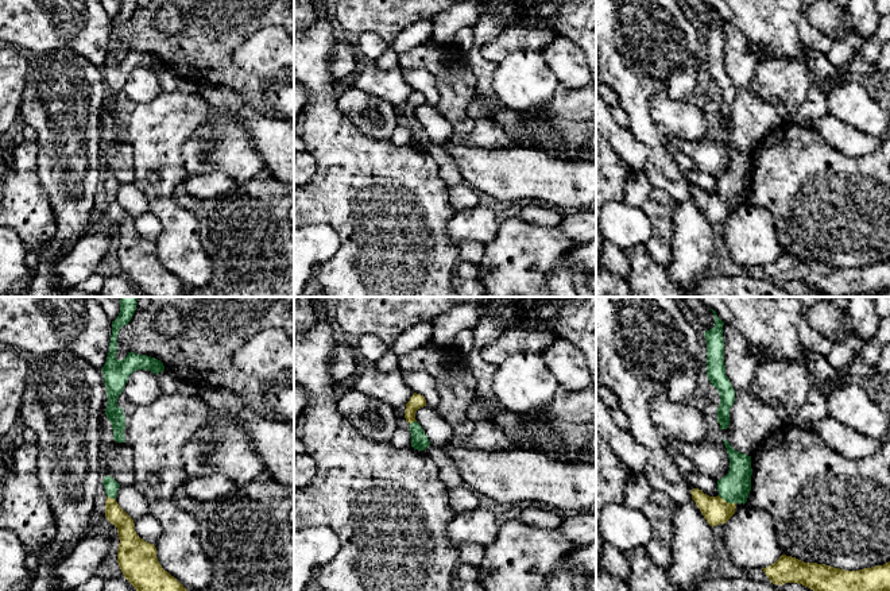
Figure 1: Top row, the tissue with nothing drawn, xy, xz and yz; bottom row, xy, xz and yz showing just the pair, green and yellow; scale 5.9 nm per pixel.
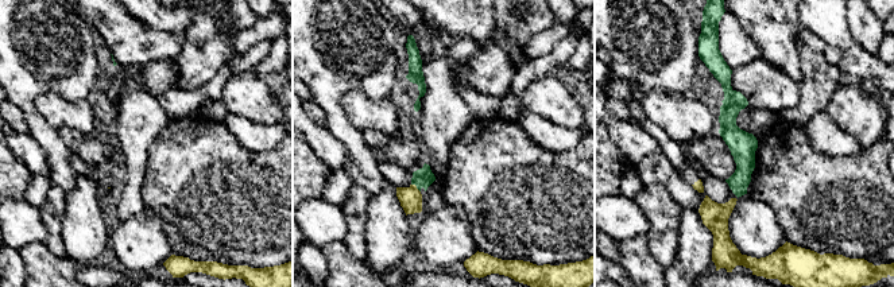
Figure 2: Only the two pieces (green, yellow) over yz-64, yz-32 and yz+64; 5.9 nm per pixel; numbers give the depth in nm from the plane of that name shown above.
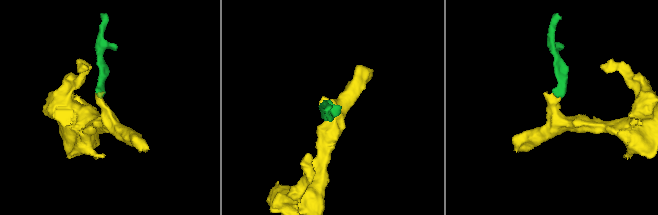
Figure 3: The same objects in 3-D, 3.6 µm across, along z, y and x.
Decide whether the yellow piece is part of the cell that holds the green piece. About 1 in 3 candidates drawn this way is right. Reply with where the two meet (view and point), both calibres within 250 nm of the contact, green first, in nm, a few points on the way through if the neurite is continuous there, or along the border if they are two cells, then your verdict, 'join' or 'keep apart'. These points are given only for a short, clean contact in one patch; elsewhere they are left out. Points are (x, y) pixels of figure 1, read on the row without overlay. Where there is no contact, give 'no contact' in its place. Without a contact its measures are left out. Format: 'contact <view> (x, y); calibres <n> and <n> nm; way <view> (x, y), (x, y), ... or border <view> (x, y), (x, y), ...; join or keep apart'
contact yz (727, 199); calibres 180 and 160 nm; way yz (734, 185), (727, 199), (716, 208); join

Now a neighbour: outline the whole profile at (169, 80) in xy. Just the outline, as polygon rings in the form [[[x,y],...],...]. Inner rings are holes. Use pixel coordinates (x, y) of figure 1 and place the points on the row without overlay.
[[[165,66],[156,73],[156,76],[159,78],[162,92],[174,92],[178,89],[181,78],[171,67]]]

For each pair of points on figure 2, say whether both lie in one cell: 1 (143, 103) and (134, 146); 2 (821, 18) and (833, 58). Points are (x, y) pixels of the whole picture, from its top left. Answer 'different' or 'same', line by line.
1: same
2: different

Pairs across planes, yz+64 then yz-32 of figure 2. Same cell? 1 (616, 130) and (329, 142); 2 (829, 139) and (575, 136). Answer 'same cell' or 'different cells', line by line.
1: same cell
2: same cell

